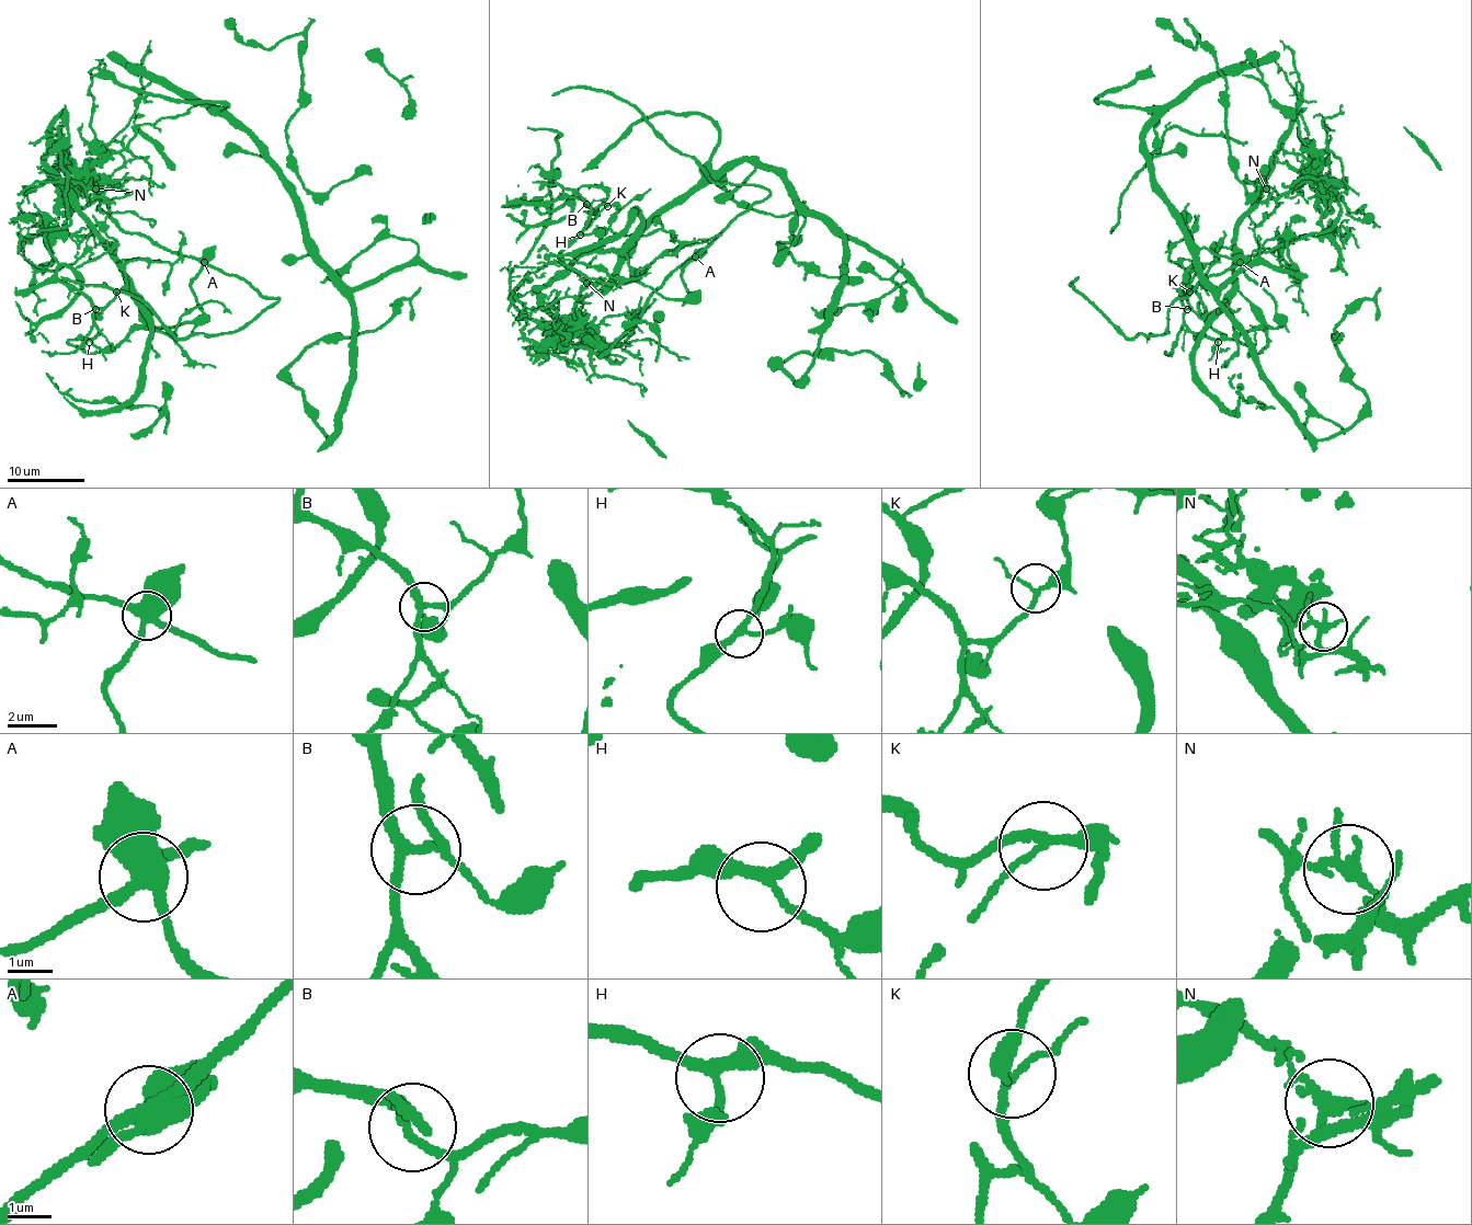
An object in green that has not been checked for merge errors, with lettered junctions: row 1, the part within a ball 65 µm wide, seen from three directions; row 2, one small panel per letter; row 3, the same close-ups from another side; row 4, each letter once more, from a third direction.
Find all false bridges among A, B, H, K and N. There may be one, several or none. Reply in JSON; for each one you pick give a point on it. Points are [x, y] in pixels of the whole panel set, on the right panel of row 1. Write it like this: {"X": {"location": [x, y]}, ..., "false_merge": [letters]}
{"A": {"location": [1240, 262]}, "N": {"location": [1266, 189]}, "false_merge": ["A", "N"]}

